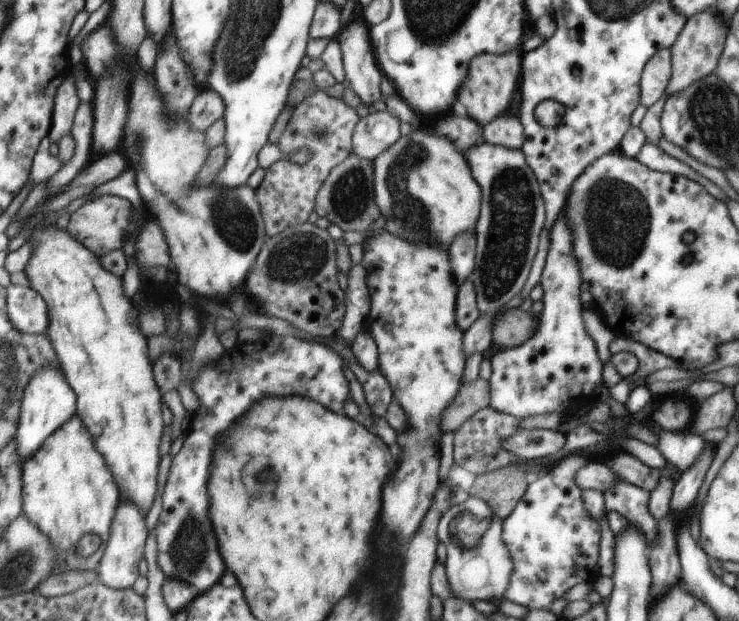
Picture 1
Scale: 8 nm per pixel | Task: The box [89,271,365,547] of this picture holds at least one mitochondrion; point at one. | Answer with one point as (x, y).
(261, 479)

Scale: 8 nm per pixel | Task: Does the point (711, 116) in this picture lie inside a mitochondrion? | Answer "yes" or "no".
yes

